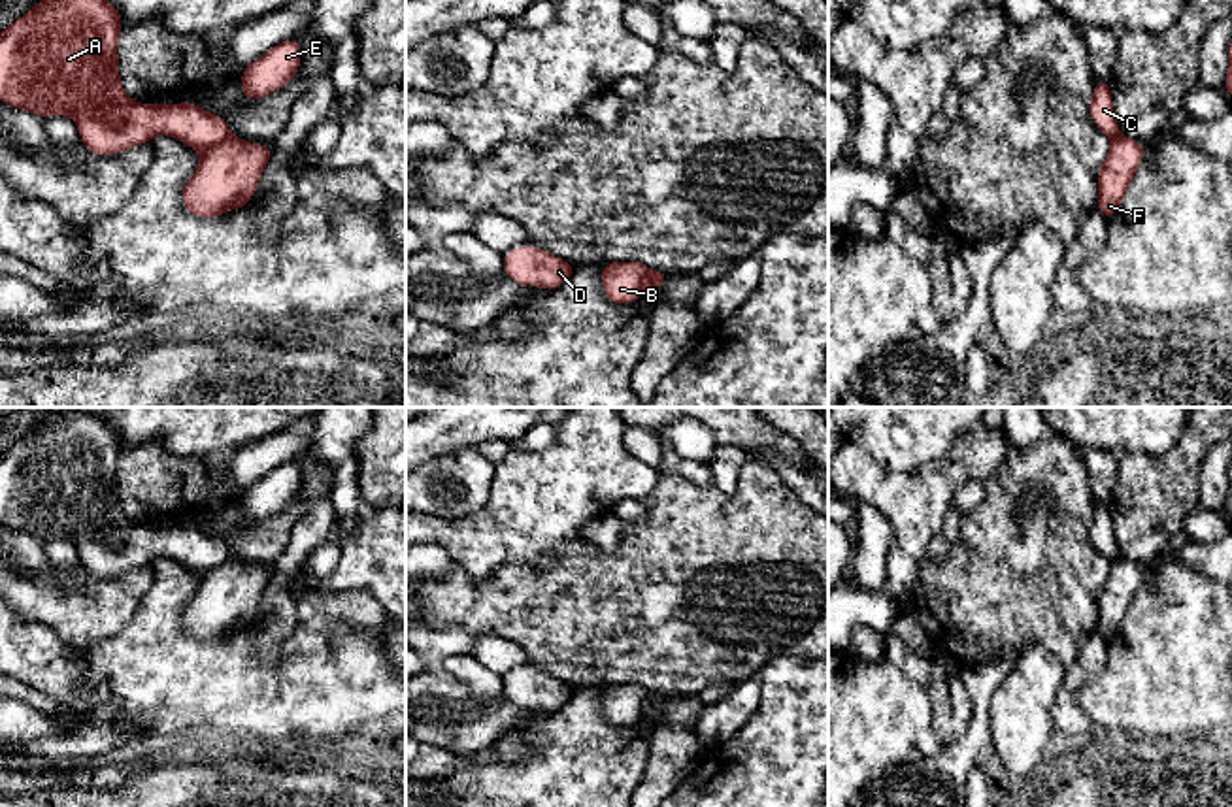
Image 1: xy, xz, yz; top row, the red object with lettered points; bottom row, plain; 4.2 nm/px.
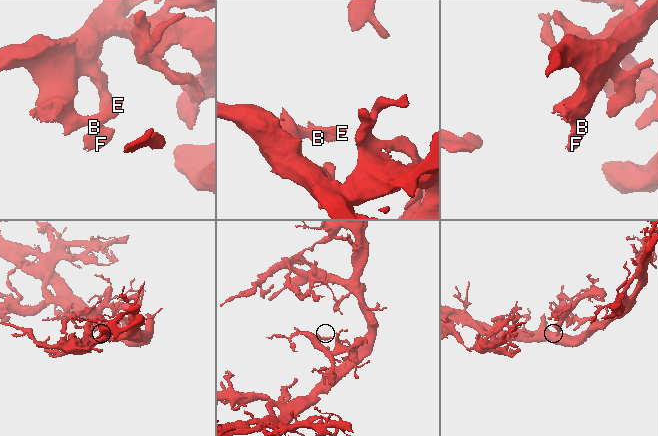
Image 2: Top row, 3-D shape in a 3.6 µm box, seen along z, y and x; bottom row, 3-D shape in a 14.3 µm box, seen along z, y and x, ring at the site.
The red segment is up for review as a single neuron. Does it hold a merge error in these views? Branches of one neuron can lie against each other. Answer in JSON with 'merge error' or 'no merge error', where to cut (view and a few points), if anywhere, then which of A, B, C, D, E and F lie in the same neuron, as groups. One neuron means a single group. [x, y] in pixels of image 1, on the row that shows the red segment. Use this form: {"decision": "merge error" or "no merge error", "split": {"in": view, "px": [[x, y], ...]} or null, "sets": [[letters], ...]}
{"decision": "merge error", "split": {"in": "xy", "px": [[231, 134], [200, 153]]}, "sets": [["A", "B", "C", "D", "E"], ["F"]]}

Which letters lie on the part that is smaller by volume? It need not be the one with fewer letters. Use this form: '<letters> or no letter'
F

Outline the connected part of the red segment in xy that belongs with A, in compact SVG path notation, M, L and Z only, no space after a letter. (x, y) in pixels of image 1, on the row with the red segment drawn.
M40 0L0 32L0 102L40 117L72 117L81 143L94 155L117 155L164 134L204 153L232 136L219 113L192 102L142 104L121 85L119 32L123 17L108 0Z

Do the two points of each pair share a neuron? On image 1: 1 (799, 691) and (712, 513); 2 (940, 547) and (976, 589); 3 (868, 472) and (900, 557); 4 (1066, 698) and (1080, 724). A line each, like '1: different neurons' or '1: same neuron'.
1: different neurons
2: different neurons
3: same neuron
4: same neuron

